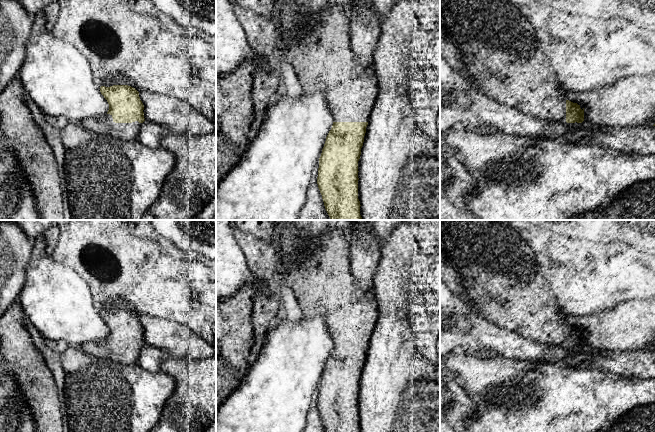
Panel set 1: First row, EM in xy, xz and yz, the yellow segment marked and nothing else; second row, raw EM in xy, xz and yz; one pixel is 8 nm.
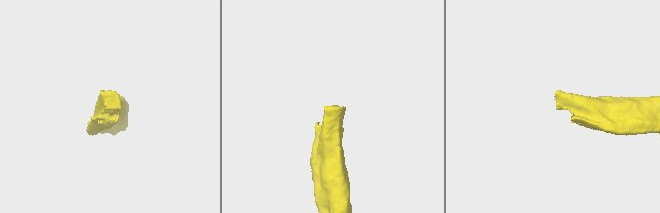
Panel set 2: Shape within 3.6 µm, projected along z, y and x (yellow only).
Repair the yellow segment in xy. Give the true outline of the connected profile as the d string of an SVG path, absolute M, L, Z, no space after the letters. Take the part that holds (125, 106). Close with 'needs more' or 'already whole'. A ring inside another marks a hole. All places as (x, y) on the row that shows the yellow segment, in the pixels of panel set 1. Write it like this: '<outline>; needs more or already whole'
M116 75L101 82L100 92L109 104L109 110L103 117L87 118L81 122L84 129L115 137L123 141L137 140L144 119L144 105L132 81L124 76Z; needs more

